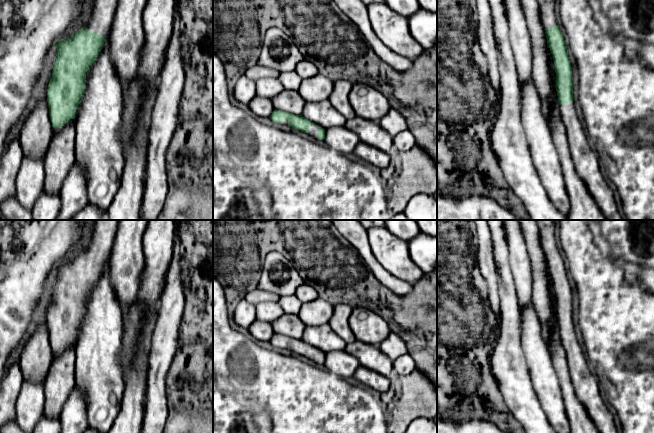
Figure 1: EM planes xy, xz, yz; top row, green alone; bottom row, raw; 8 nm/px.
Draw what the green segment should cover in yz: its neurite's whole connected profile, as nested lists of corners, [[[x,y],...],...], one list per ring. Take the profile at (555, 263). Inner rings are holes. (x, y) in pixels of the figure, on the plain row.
[[[536,220],[536,222],[547,268],[553,279],[556,315],[572,384],[600,433],[618,433],[613,416],[601,398],[599,378],[577,340],[573,325],[572,291],[564,259],[555,239],[555,222],[554,220]]]

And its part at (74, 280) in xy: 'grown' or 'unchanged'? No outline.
grown

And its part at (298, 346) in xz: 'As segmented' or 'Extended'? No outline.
Extended

